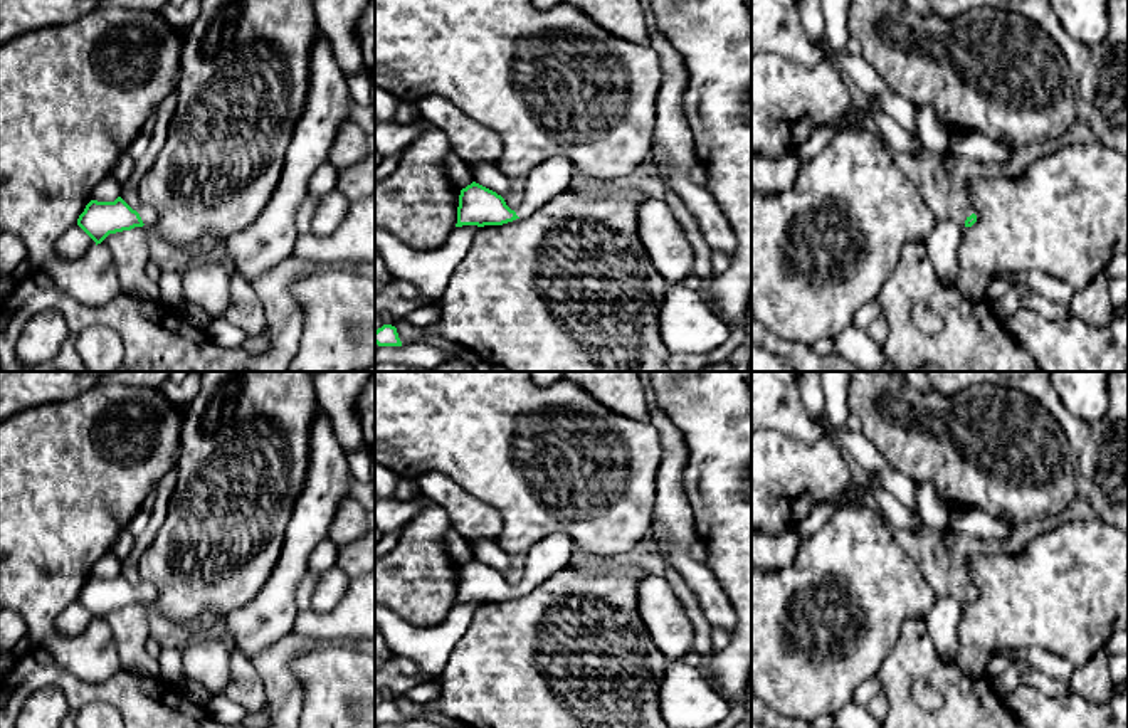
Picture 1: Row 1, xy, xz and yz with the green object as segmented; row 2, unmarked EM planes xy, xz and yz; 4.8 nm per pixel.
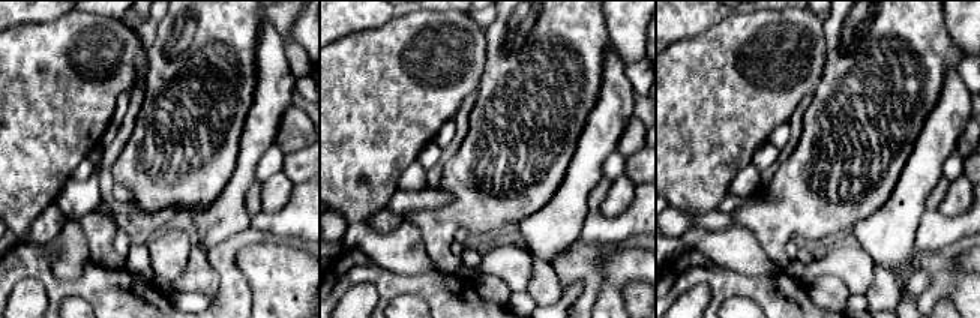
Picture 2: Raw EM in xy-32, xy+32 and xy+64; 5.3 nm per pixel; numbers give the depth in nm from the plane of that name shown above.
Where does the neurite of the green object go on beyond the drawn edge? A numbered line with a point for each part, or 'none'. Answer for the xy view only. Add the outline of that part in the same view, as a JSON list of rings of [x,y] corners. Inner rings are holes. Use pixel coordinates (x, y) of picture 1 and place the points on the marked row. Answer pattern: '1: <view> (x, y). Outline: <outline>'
1: xy (147, 214). Outline: [[[143,205],[138,210],[138,214],[140,214],[140,217],[141,217],[141,220],[143,220],[145,225],[153,224],[156,220],[155,210],[151,207],[148,207],[148,205]]]

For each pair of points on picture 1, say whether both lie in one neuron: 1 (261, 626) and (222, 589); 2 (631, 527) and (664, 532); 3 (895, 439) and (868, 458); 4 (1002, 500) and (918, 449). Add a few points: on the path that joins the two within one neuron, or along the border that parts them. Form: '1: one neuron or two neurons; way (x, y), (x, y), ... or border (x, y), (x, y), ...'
1: two neurons; border (268, 577), (266, 584), (246, 604), (226, 616)
2: two neurons; border (656, 490), (651, 528)
3: two neurons; border (859, 429), (891, 466), (908, 476)
4: one neuron; way (982, 480), (945, 449), (938, 449)

